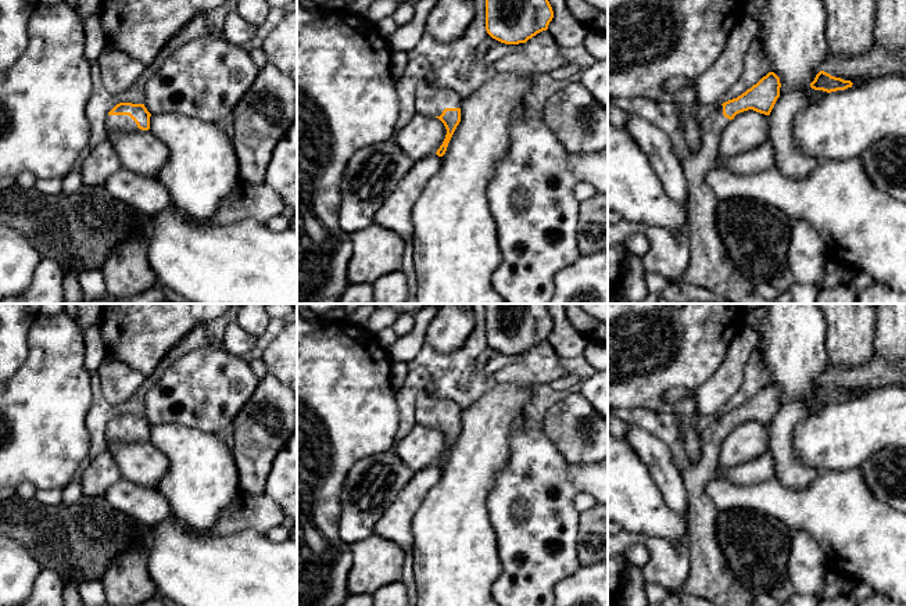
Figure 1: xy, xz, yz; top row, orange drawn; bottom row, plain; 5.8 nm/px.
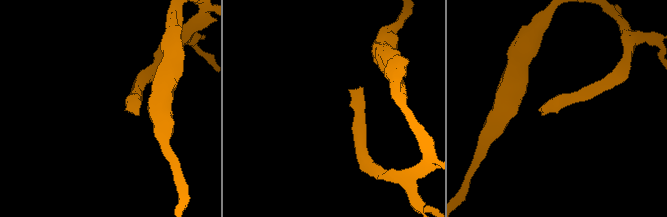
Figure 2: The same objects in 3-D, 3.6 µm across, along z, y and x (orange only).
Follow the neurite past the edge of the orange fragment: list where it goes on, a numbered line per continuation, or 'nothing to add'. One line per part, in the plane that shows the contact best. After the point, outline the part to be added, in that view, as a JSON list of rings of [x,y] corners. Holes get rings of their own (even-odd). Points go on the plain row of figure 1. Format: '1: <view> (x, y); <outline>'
1: xy (113, 433); [[[108,426],[105,427],[107,442],[146,442],[137,438],[136,433],[129,426]]]

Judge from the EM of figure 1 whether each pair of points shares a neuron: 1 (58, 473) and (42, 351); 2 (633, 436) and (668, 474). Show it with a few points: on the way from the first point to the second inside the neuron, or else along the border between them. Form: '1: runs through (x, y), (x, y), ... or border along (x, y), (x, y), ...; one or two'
1: runs through (47, 443), (47, 382); one
2: runs through (643, 445), (661, 465); one

